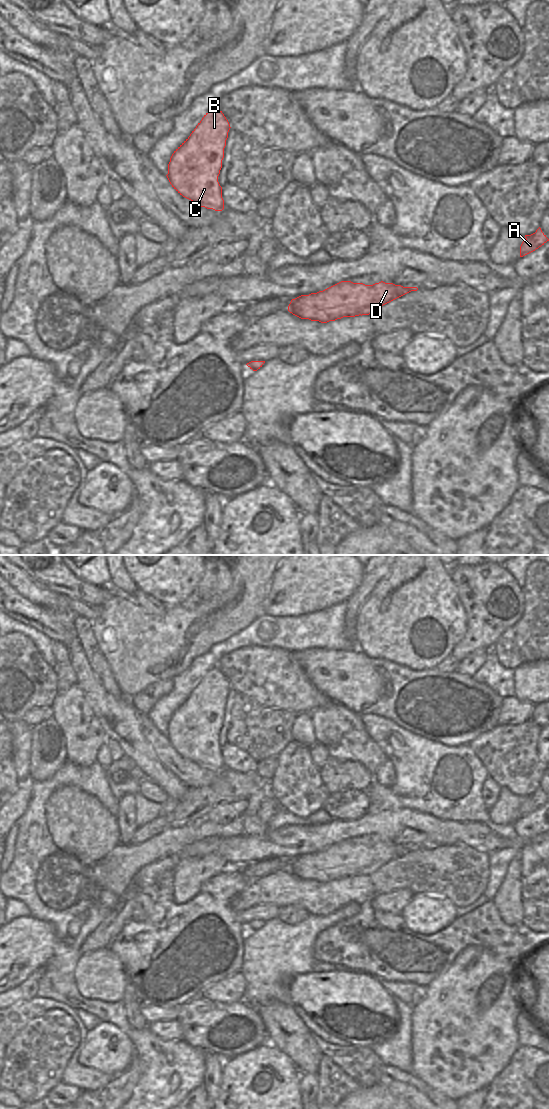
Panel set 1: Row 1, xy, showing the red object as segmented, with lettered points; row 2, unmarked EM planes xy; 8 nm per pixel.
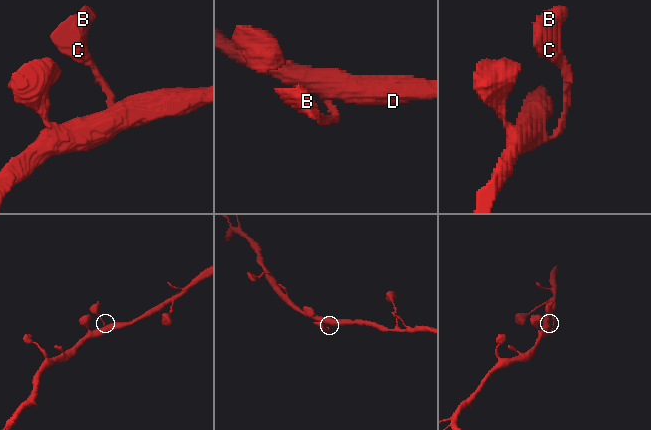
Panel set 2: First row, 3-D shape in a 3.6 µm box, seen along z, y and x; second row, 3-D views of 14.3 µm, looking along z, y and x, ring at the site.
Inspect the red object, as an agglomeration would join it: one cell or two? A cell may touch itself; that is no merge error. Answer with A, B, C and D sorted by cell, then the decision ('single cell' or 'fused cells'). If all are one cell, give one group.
groups A B C D; single cell

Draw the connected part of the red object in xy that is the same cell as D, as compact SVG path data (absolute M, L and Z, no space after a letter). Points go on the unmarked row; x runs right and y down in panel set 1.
M341 841L323 851L292 859L288 871L301 879L327 883L343 877L369 875L417 847L383 841L373 845Z

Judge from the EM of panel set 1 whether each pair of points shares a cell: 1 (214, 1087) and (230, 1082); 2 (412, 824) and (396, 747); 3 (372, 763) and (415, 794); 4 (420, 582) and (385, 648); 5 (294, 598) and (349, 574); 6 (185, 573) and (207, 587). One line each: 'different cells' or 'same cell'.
1: different cells
2: different cells
3: different cells
4: same cell
5: same cell
6: different cells

